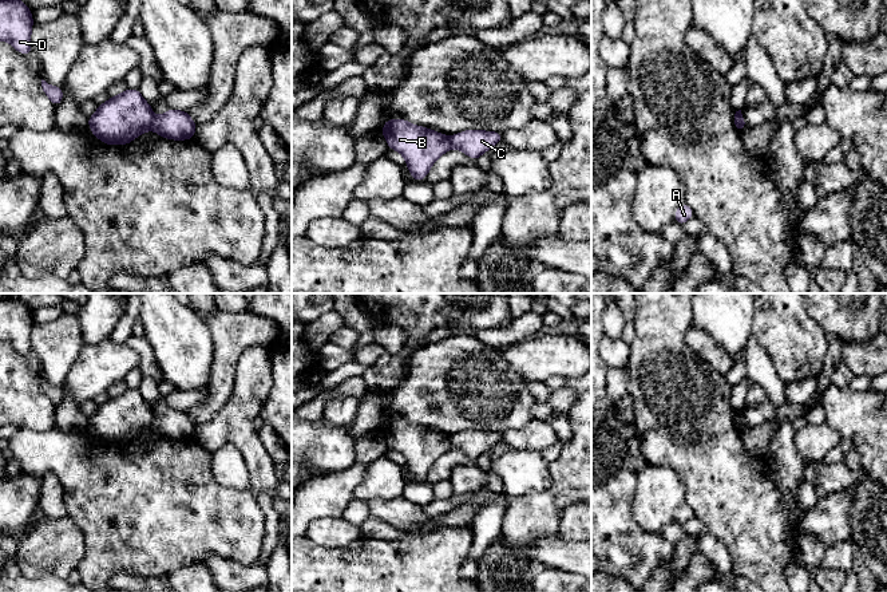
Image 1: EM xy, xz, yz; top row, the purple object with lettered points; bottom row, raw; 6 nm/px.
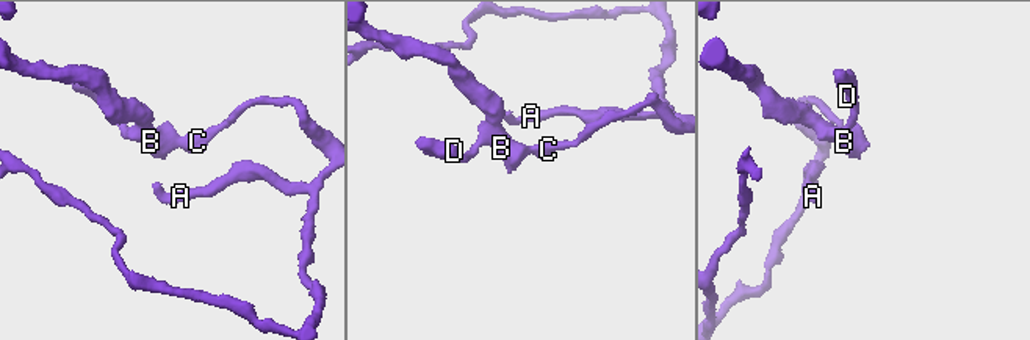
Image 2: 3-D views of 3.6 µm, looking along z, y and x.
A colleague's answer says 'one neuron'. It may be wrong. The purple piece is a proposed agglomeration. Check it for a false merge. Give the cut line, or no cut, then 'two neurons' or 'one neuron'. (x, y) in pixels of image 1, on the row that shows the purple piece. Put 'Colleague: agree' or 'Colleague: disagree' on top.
Colleague: disagree
cut in xy along (153, 118), (150, 129); two neurons

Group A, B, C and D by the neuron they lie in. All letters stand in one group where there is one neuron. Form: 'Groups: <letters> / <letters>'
Groups: A C / B D

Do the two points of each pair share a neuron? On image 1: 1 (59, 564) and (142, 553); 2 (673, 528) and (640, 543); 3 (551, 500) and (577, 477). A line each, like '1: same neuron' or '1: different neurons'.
1: different neurons
2: different neurons
3: same neuron

